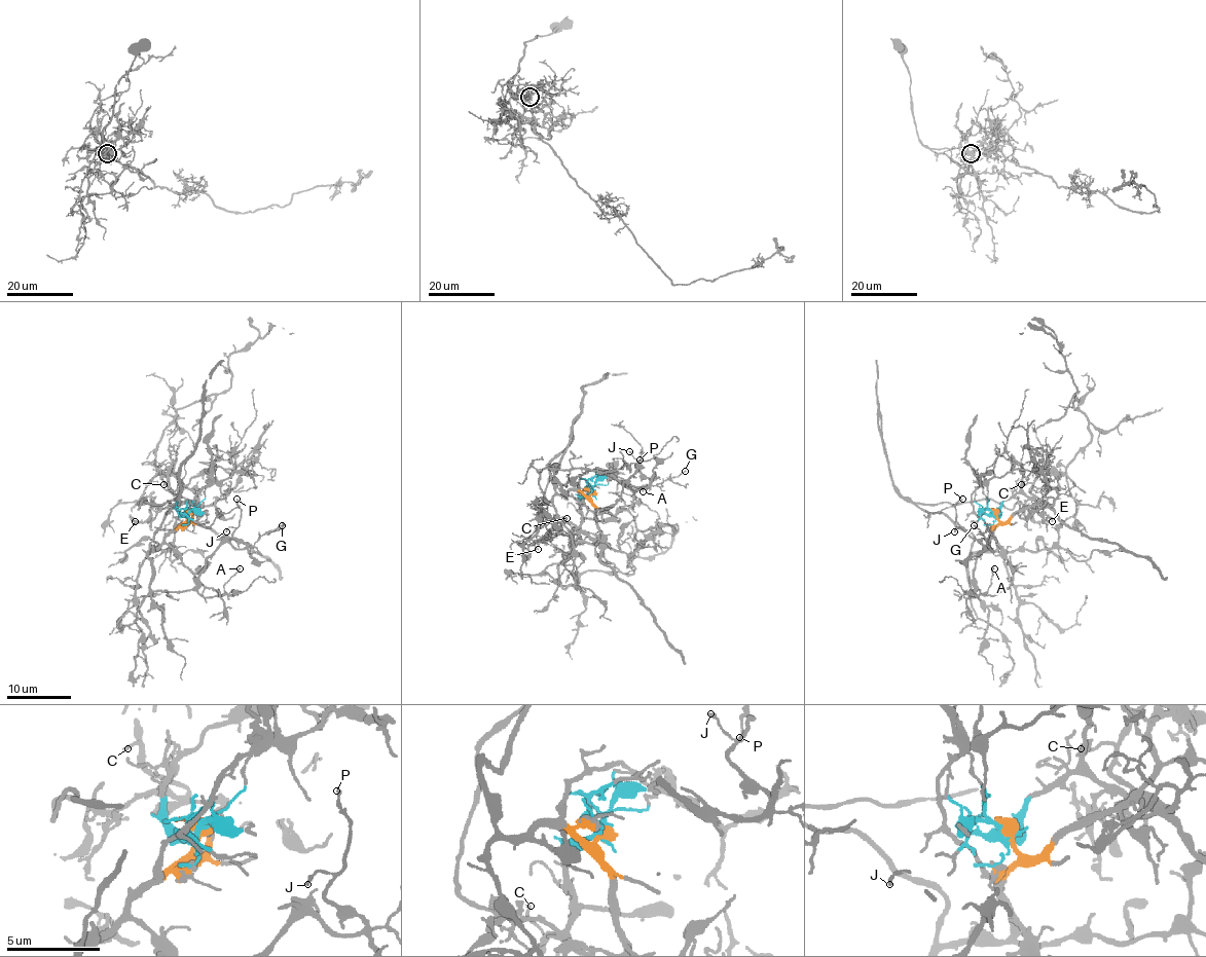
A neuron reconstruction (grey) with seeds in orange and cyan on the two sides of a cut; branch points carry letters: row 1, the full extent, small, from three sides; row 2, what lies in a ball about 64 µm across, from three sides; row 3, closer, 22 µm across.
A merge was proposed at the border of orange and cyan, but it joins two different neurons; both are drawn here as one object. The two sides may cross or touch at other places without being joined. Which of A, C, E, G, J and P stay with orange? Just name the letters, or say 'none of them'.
A, G, J, P

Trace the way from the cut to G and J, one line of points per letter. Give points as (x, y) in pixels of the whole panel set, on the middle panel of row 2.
G: (592, 491), (587, 497), (573, 489), (557, 493), (550, 471), (554, 466), (601, 471), (638, 488), (686, 471)
J: (592, 491), (557, 493), (550, 471), (601, 471), (645, 488), (649, 480), (629, 451)

